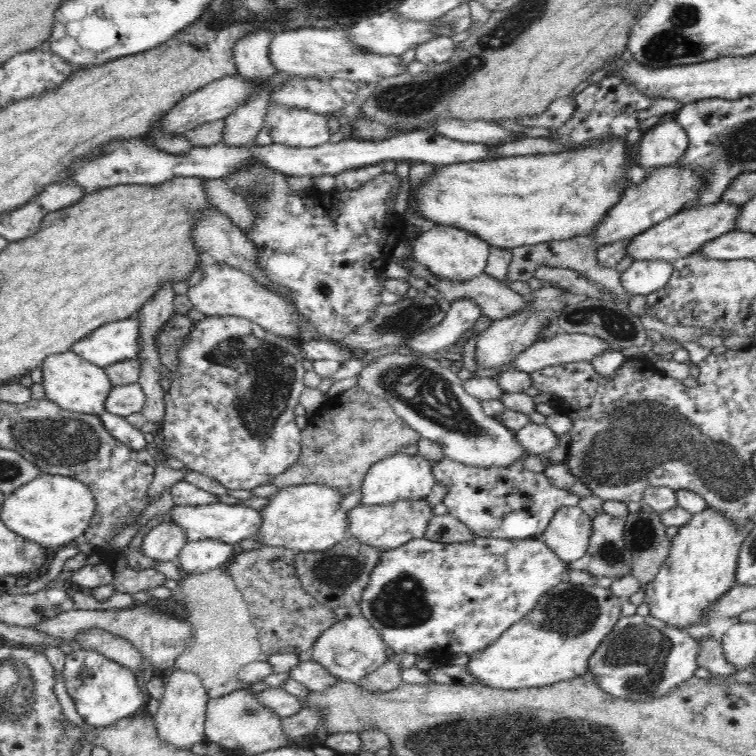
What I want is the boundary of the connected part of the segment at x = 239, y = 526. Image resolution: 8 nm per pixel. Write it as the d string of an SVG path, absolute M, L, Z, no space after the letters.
M210 503L200 506L174 505L170 510L170 521L184 531L188 541L216 540L235 545L246 538L253 538L261 525L259 510L245 505L228 505L225 503Z

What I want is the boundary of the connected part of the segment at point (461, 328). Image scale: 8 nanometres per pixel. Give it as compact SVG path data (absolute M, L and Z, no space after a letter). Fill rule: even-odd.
M460 298L451 303L444 320L411 337L400 351L432 356L454 346L454 343L482 315L480 308L470 298Z

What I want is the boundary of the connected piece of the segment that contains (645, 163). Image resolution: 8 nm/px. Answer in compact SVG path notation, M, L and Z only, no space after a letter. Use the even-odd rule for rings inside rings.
M674 120L656 124L644 132L638 144L631 146L630 160L642 169L674 165L688 150L689 138Z

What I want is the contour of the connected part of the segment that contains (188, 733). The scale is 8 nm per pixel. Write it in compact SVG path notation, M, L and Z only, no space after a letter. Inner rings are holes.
M175 671L165 684L165 694L160 701L158 713L153 716L157 737L174 748L192 748L205 737L206 706L209 702L208 691L200 677L192 672Z

